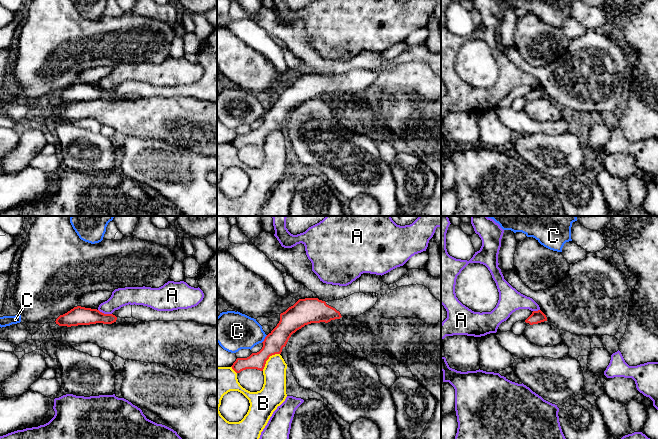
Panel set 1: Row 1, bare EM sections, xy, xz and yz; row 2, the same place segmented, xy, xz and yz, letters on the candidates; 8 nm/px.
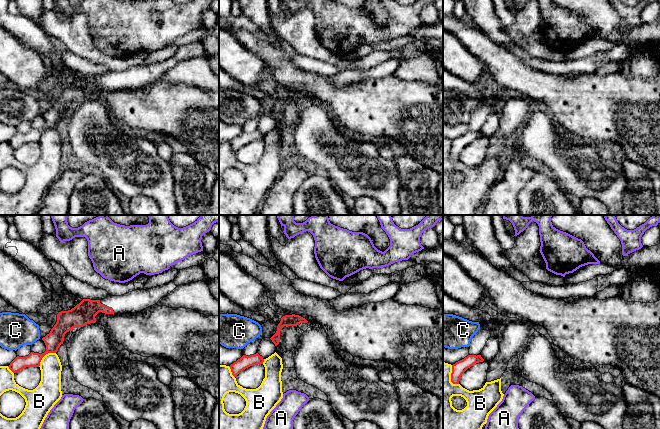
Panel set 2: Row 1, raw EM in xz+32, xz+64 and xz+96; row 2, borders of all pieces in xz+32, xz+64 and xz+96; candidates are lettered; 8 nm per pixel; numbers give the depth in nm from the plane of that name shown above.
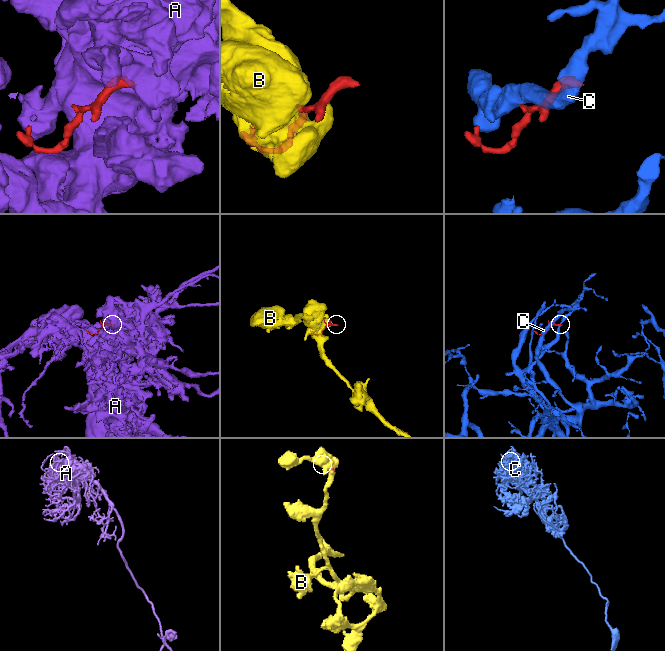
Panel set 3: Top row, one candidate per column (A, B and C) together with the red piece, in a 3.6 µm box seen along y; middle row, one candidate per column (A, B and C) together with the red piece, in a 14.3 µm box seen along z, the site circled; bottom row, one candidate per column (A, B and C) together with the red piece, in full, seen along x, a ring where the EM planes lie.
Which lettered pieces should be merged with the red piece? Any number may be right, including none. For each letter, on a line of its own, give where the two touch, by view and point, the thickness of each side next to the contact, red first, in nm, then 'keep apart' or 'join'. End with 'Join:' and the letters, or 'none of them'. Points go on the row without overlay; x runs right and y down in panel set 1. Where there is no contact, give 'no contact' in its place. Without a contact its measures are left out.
A: contact xy (105, 90); calibres 150 and 150 nm; keep apart
B: contact xz (268, 134); calibres 160 and 190 nm; keep apart
C: contact xz (264, 115); calibres 170 and 300 nm; keep apart
Join: none of them

